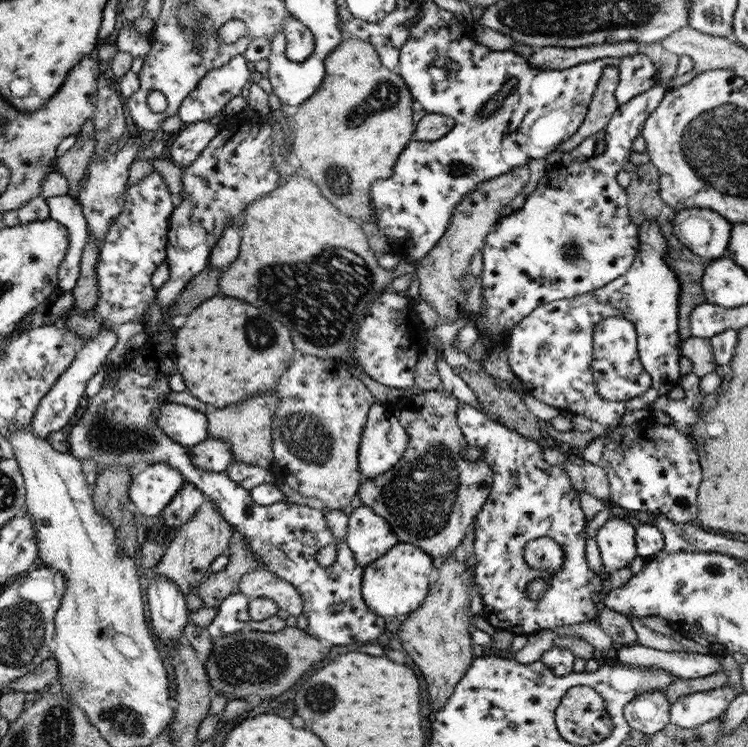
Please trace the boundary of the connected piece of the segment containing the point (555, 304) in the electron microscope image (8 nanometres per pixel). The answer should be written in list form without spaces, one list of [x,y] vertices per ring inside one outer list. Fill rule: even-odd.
[[[646,219],[640,224],[637,234],[639,249],[628,272],[589,294],[554,300],[536,308],[511,328],[512,334],[507,348],[510,367],[525,393],[554,408],[582,414],[604,426],[620,423],[626,412],[647,408],[652,401],[681,384],[680,279],[674,269],[664,261],[668,241],[660,231],[660,223],[654,219]],[[606,318],[621,318],[634,324],[639,360],[652,379],[650,388],[636,398],[612,401],[598,393],[591,374],[593,331],[595,325]]]

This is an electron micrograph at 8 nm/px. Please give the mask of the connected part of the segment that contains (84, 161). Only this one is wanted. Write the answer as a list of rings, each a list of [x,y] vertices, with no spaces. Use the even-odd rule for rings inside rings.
[[[80,132],[75,135],[76,142],[73,146],[57,158],[57,171],[63,173],[71,182],[71,190],[68,191],[68,195],[73,199],[77,199],[79,196],[78,182],[86,173],[86,167],[94,153],[94,146],[96,146],[94,137],[86,138],[81,136]]]

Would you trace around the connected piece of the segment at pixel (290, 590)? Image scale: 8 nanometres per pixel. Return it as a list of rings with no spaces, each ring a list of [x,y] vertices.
[[[254,570],[245,573],[240,579],[240,593],[251,599],[271,598],[280,610],[286,610],[292,616],[303,613],[302,595],[290,582],[279,578],[266,570]]]

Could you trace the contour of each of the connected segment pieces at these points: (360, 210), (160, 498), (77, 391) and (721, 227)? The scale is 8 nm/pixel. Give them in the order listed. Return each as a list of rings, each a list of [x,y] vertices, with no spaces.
[[[354,36],[342,40],[324,58],[326,76],[317,92],[292,110],[292,122],[295,138],[292,142],[292,153],[300,167],[318,185],[322,194],[342,214],[362,222],[375,222],[374,207],[370,188],[376,180],[384,180],[393,175],[394,164],[400,153],[411,141],[415,126],[409,87],[398,72],[388,70],[380,62],[376,49],[366,40]]]
[[[154,463],[132,477],[128,496],[140,514],[158,516],[184,481],[184,476],[170,464]]]
[[[99,328],[95,334],[97,336],[89,338],[78,350],[74,363],[56,380],[51,391],[39,403],[39,408],[35,412],[34,422],[30,426],[32,430],[35,430],[35,434],[45,441],[49,433],[60,430],[66,431],[69,424],[78,416],[86,398],[86,382],[96,375],[99,369],[108,362],[107,356],[110,350],[116,346],[116,342],[118,342],[116,330]]]
[[[688,207],[675,213],[674,235],[695,255],[719,259],[728,254],[732,224],[712,209]]]

